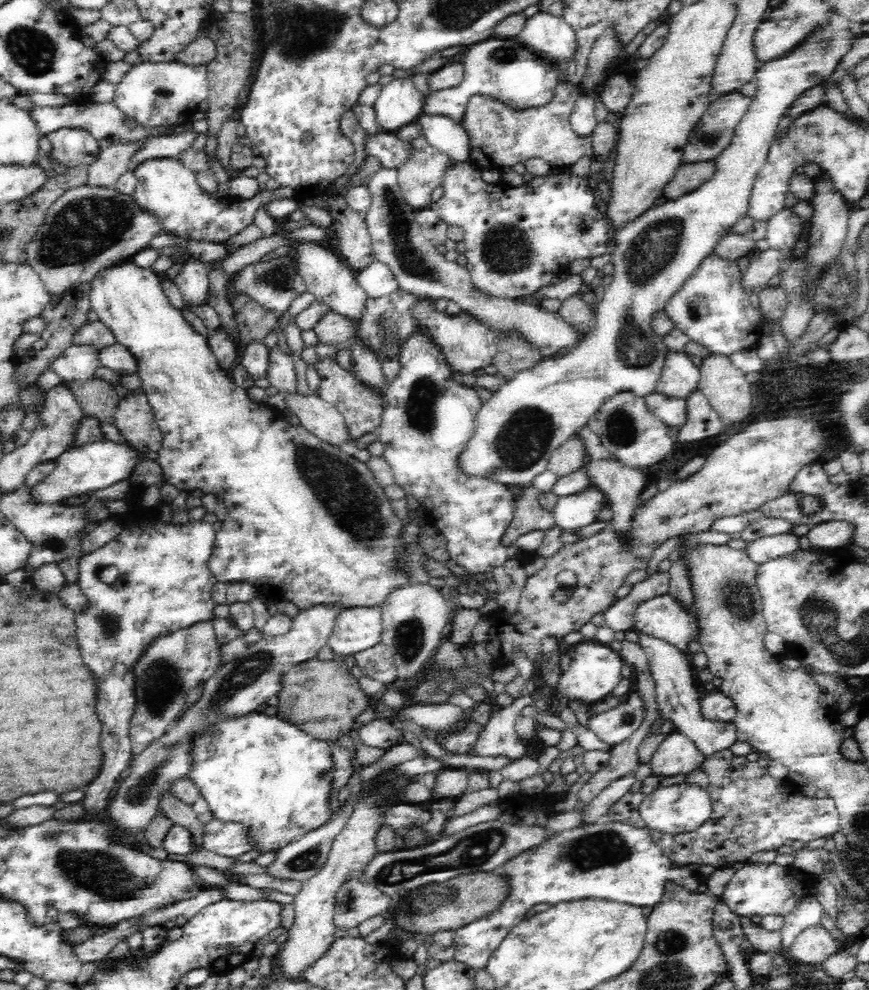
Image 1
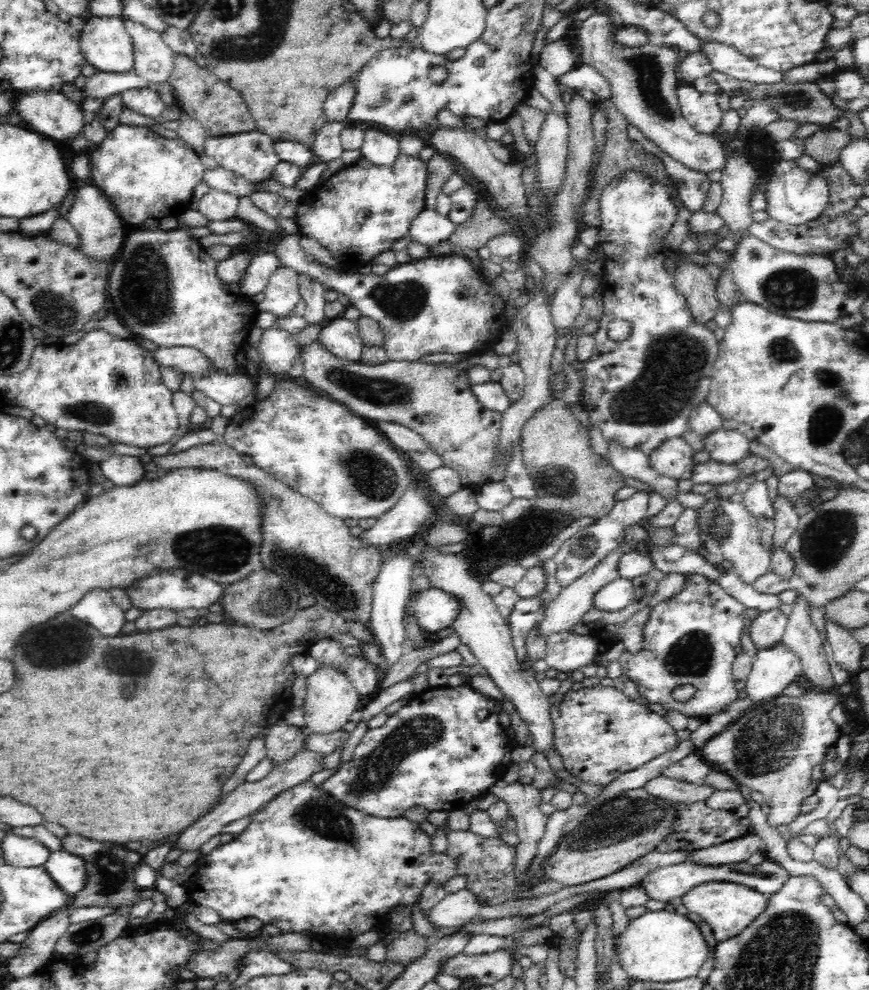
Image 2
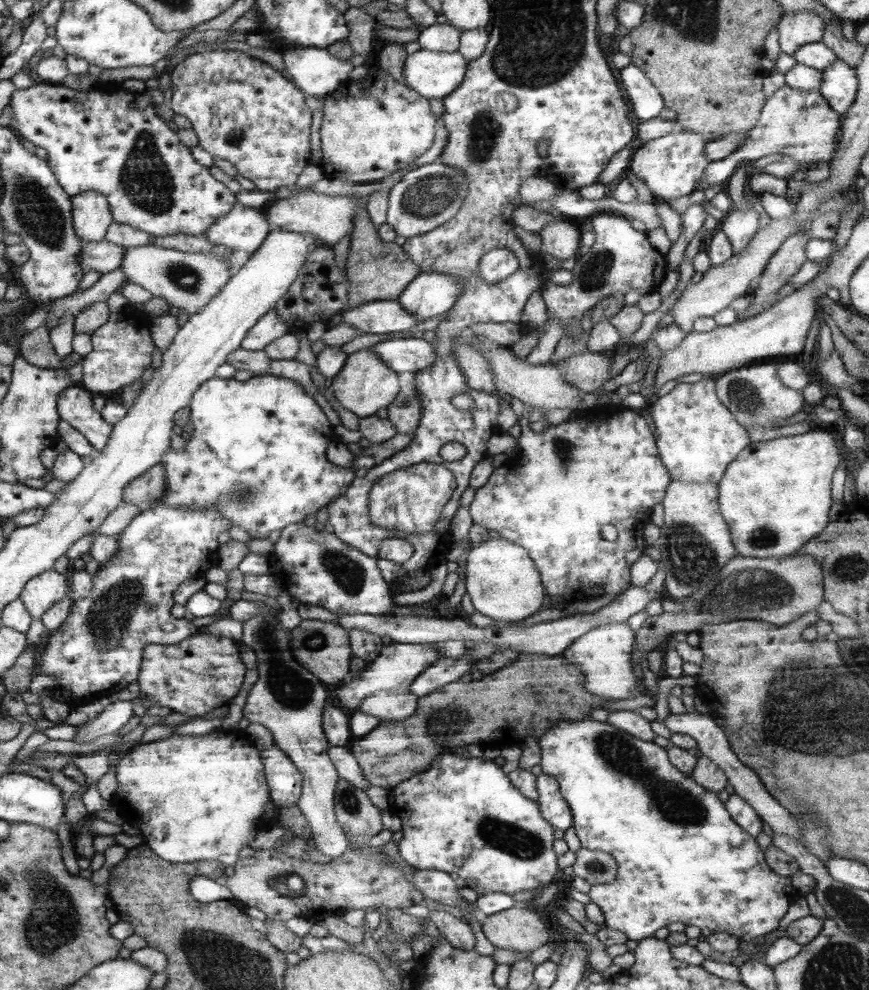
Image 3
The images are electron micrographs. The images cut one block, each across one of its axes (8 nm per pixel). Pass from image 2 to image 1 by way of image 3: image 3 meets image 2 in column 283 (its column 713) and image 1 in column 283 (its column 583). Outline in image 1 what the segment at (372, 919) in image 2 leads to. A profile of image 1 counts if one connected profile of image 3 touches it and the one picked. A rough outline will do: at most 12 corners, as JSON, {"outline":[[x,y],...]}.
{"outline":[[276,715],[190,740],[214,818],[276,851],[332,818],[332,742]]}

